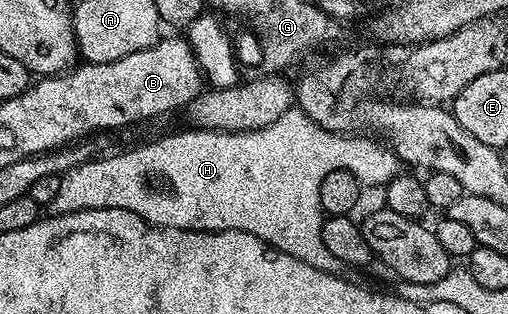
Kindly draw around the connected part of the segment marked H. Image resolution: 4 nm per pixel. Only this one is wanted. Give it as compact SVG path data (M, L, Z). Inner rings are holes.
M297 108L284 112L280 120L259 130L228 132L185 129L179 134L166 134L147 146L138 146L123 154L99 156L72 168L67 174L61 175L60 189L50 202L49 213L71 214L96 208L124 208L128 212L136 212L136 216L148 224L169 230L239 230L264 240L269 246L296 260L312 264L318 270L338 274L343 269L342 262L336 260L328 248L324 248L322 239L324 211L318 199L320 180L324 180L324 176L333 170L347 170L356 176L363 187L382 188L400 173L400 159L389 145L381 141L373 142L370 136L351 136L346 132L325 130ZM154 177L166 185L166 190L158 190Z

